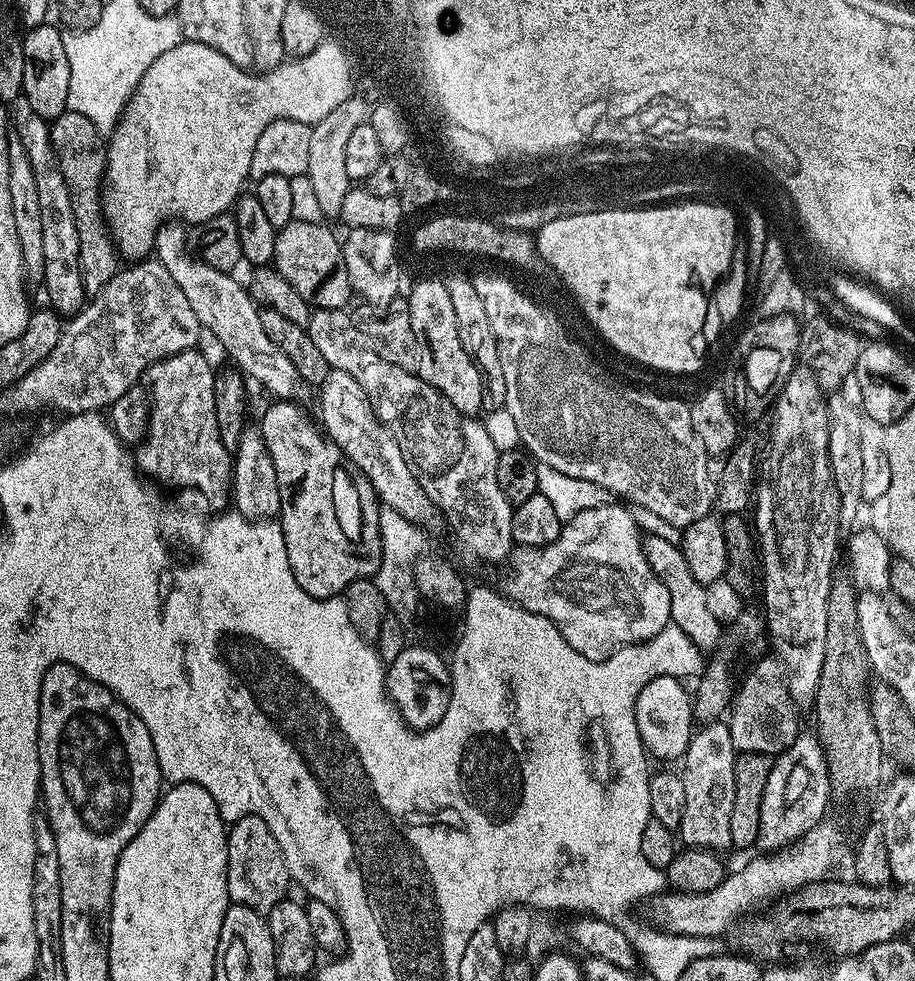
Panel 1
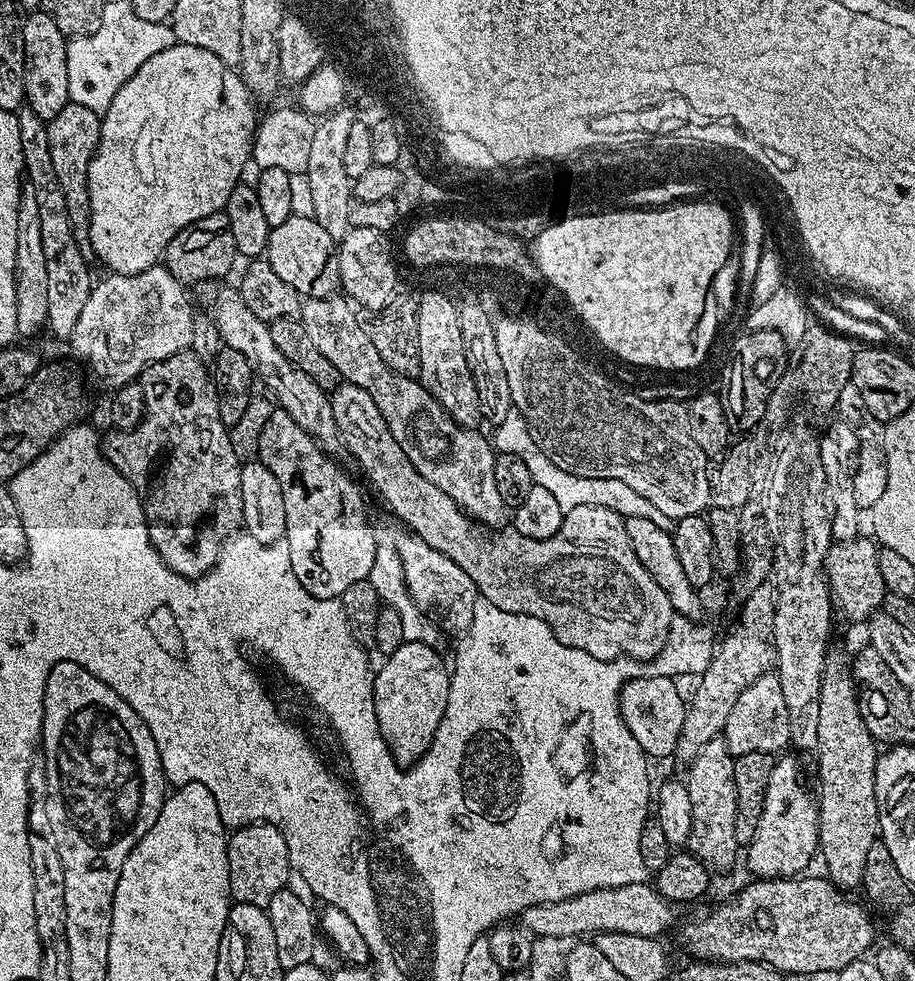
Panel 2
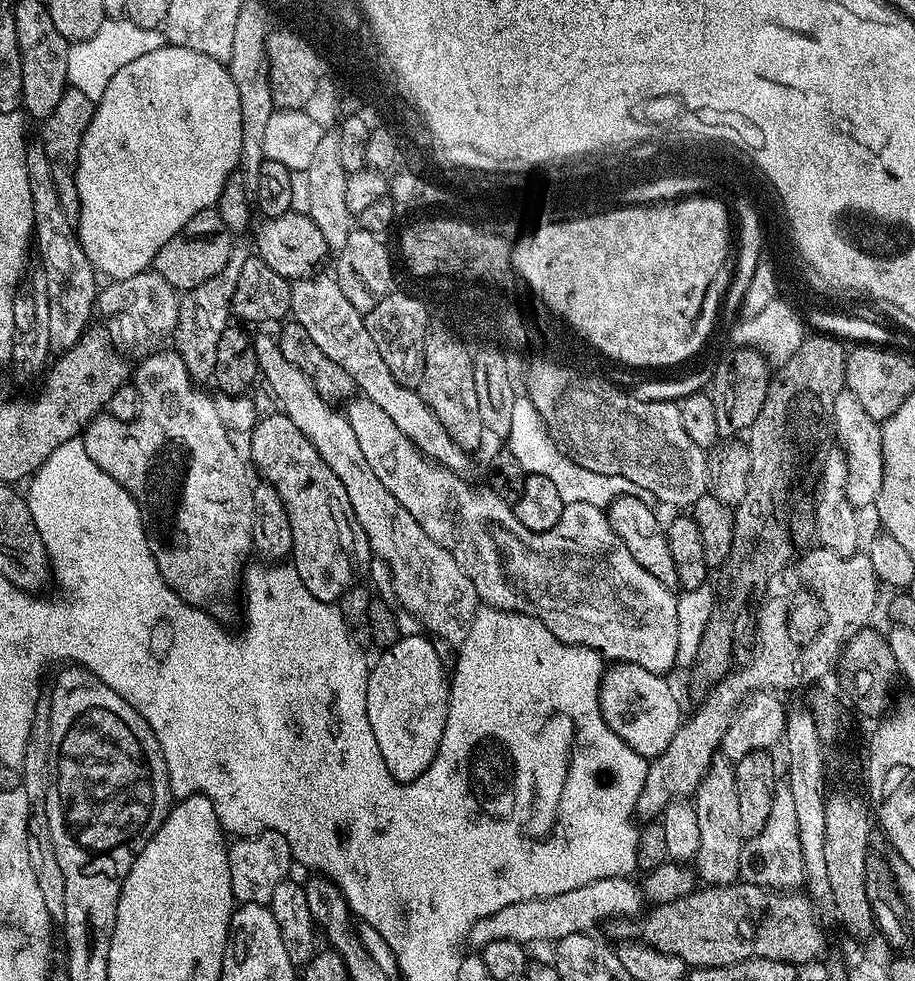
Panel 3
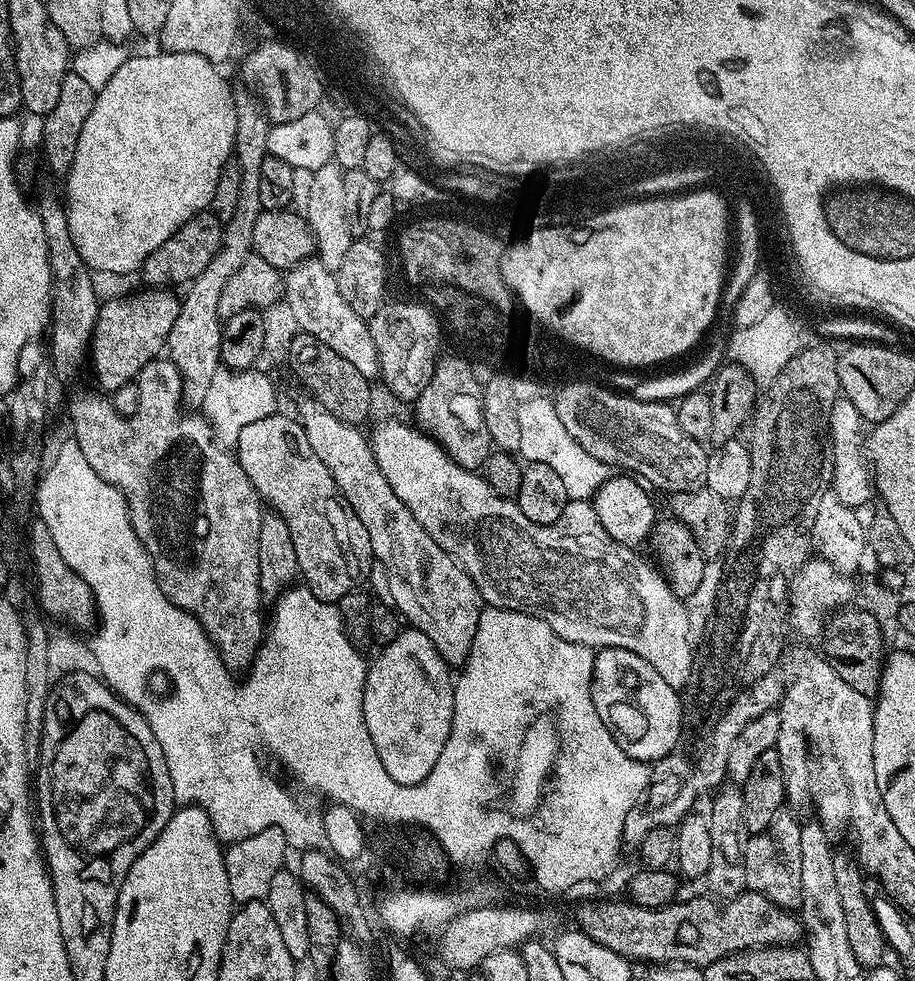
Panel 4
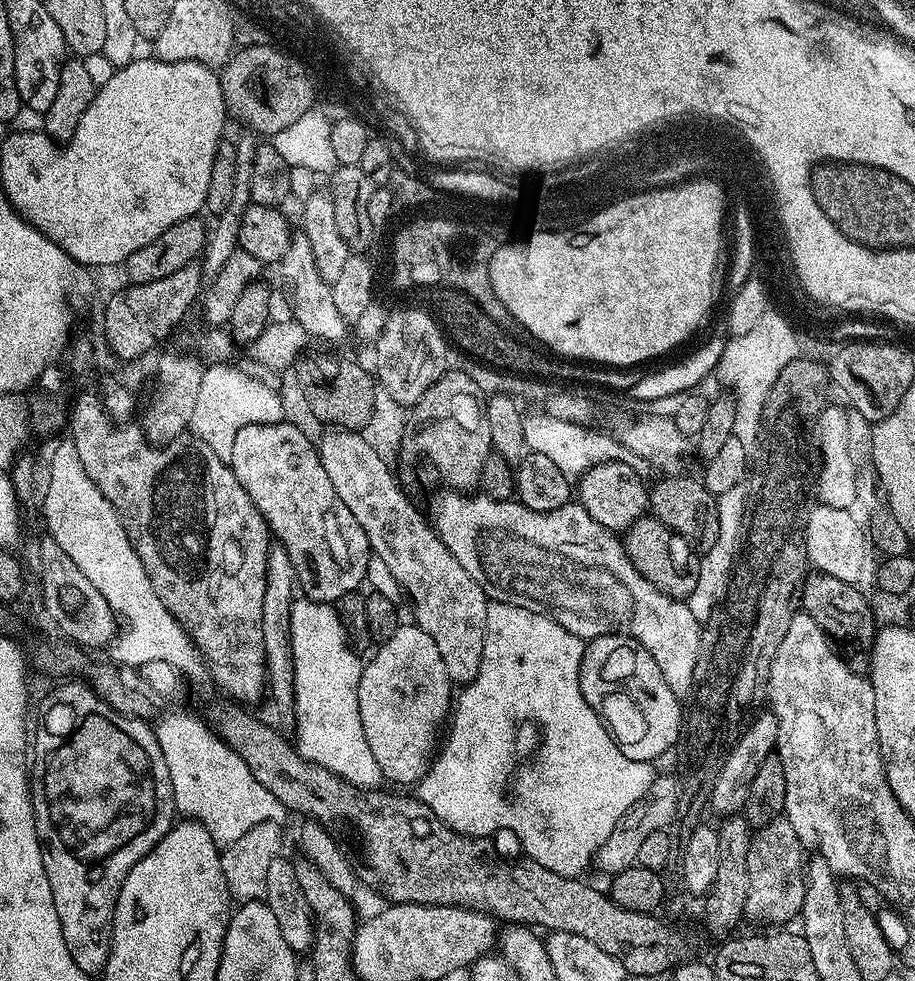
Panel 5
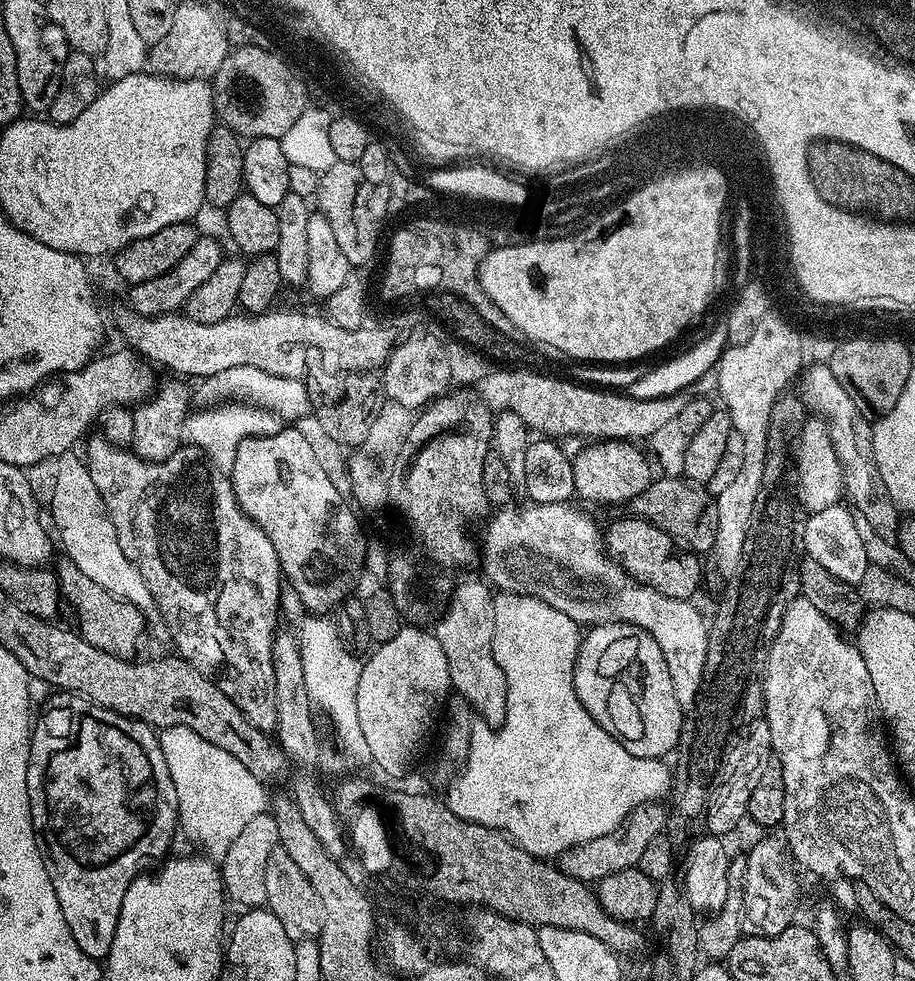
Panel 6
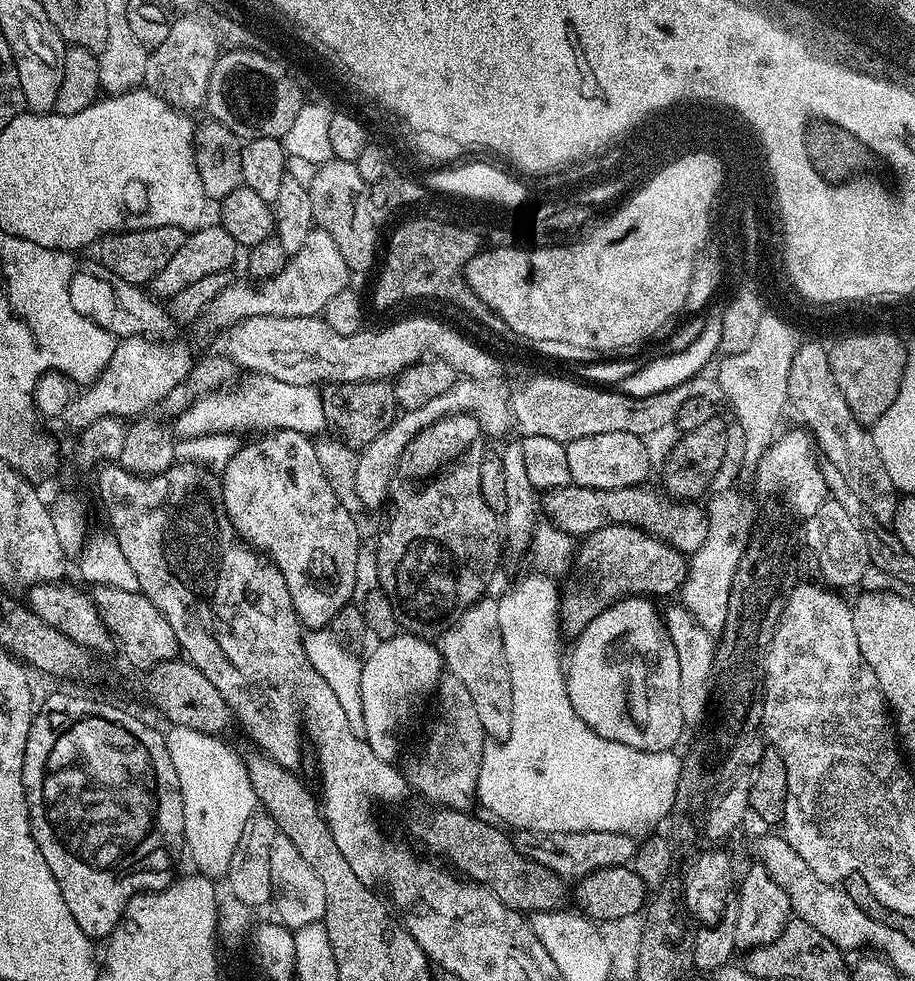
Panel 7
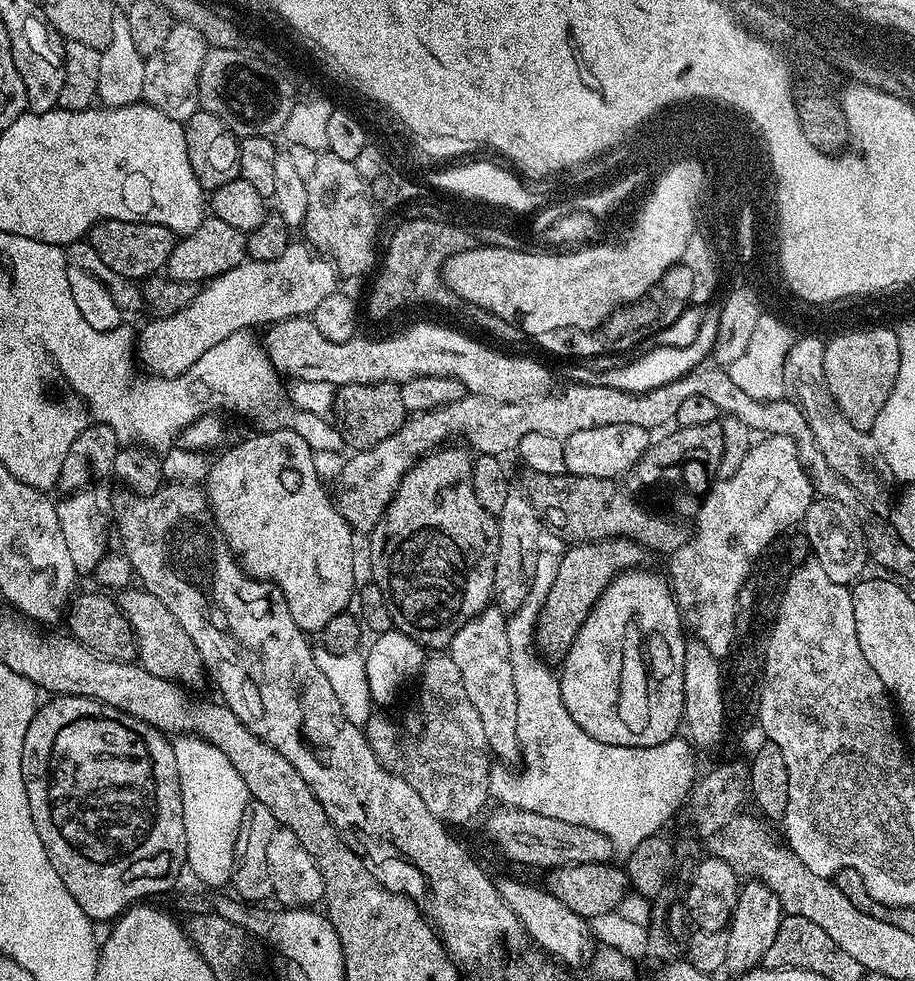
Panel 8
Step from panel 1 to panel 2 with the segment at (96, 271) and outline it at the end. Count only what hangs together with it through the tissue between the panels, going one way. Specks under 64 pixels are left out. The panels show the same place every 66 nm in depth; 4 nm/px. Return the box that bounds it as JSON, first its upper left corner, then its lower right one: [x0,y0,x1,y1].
[47,102,101,258]

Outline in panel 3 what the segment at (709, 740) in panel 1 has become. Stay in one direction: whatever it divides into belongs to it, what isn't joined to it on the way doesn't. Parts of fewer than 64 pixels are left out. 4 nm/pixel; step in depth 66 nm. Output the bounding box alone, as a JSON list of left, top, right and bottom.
[694,758,745,886]

